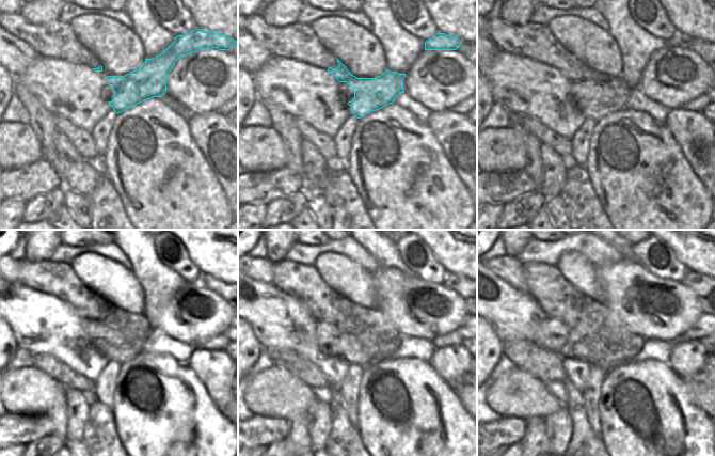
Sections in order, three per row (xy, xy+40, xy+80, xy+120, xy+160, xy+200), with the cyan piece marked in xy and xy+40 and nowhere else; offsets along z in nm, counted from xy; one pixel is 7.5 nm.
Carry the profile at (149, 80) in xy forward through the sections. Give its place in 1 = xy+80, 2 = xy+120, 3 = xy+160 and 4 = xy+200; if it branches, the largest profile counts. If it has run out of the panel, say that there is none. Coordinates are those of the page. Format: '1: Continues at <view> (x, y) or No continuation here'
1: Continues at xy+80 (610, 93)
2: Continues at xy+120 (132, 330)
3: Continues at xy+160 (362, 330)
4: Continues at xy+200 (593, 328).

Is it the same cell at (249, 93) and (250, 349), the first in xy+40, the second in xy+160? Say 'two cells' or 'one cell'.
one cell

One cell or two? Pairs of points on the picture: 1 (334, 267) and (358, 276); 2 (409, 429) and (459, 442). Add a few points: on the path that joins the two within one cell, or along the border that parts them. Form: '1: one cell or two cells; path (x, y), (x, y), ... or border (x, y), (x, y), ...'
1: one cell; path (339, 272), (344, 276), (352, 276)
2: one cell; path (422, 439), (425, 442), (446, 442)

